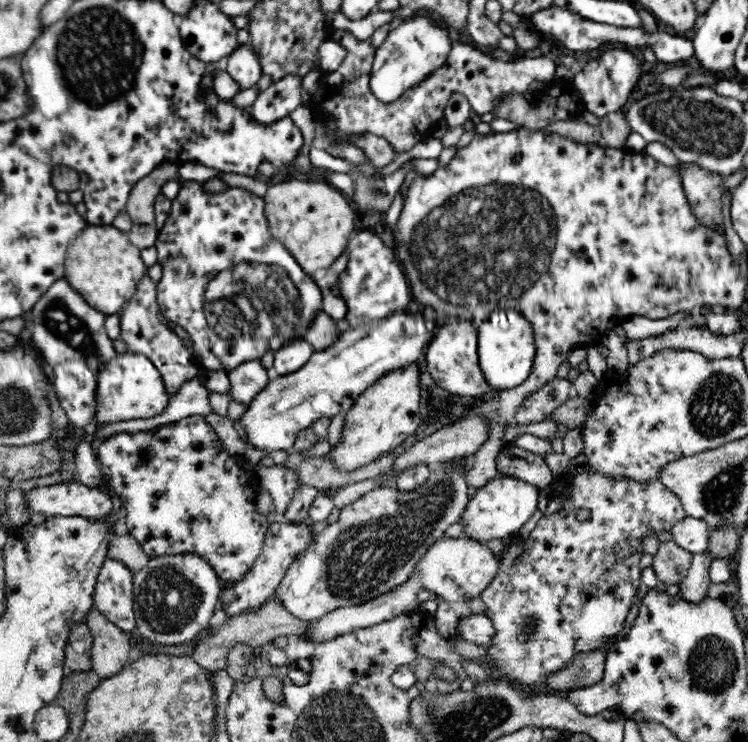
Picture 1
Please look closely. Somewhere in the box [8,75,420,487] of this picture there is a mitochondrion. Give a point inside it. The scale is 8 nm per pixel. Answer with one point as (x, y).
(259, 298)

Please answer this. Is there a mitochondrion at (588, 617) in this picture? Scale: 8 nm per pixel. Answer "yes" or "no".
no

